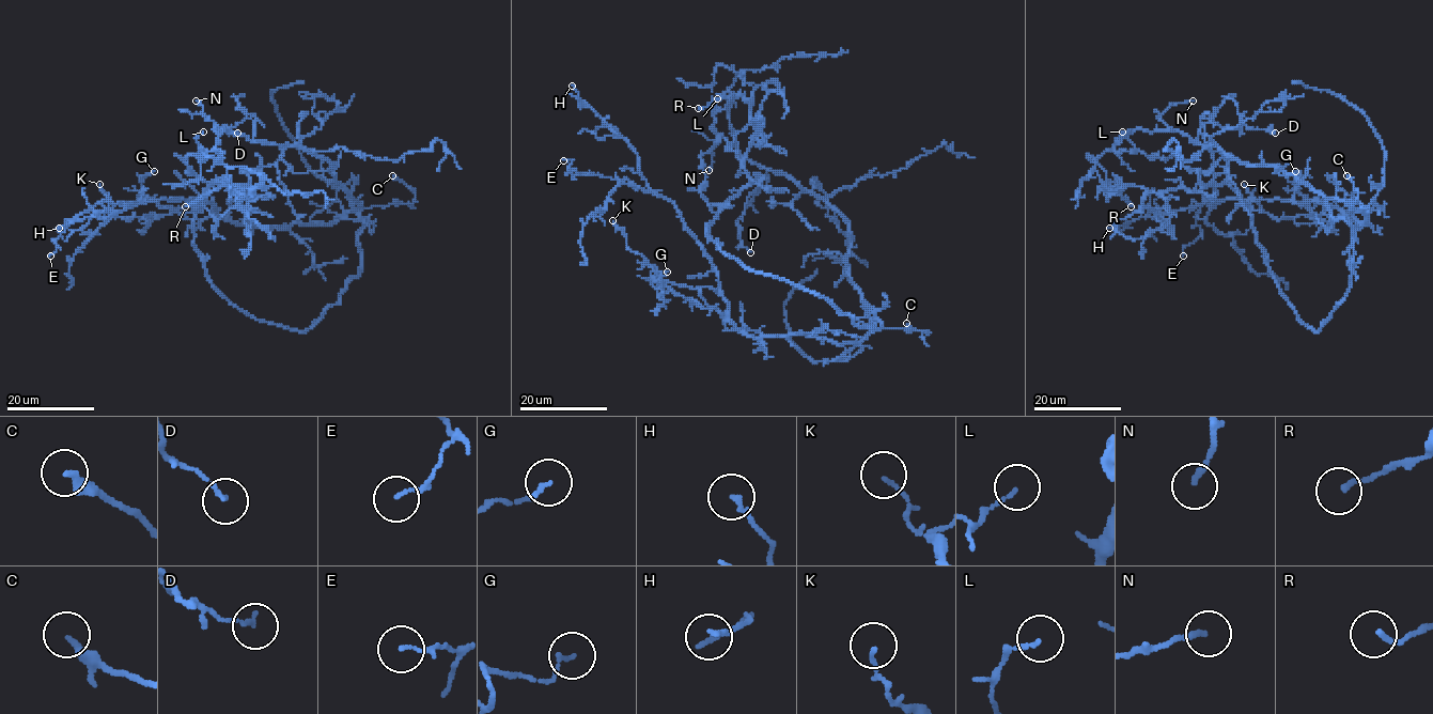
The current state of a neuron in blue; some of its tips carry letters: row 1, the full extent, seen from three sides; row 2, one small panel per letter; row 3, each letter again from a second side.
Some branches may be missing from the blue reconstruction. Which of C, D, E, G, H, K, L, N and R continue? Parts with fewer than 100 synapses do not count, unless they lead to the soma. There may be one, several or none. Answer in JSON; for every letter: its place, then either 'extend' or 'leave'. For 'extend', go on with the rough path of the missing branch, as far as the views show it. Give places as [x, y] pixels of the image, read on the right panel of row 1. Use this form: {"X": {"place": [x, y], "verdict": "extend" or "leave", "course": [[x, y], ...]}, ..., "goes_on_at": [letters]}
{"C": {"place": [1346, 175], "verdict": "leave"}, "D": {"place": [1275, 133], "verdict": "leave"}, "E": {"place": [1183, 255], "verdict": "leave"}, "G": {"place": [1295, 171], "verdict": "leave"}, "H": {"place": [1109, 228], "verdict": "leave"}, "K": {"place": [1244, 184], "verdict": "leave"}, "L": {"place": [1122, 132], "verdict": "leave"}, "N": {"place": [1193, 101], "verdict": "leave"}, "R": {"place": [1131, 206], "verdict": "leave"}, "goes_on_at": []}

